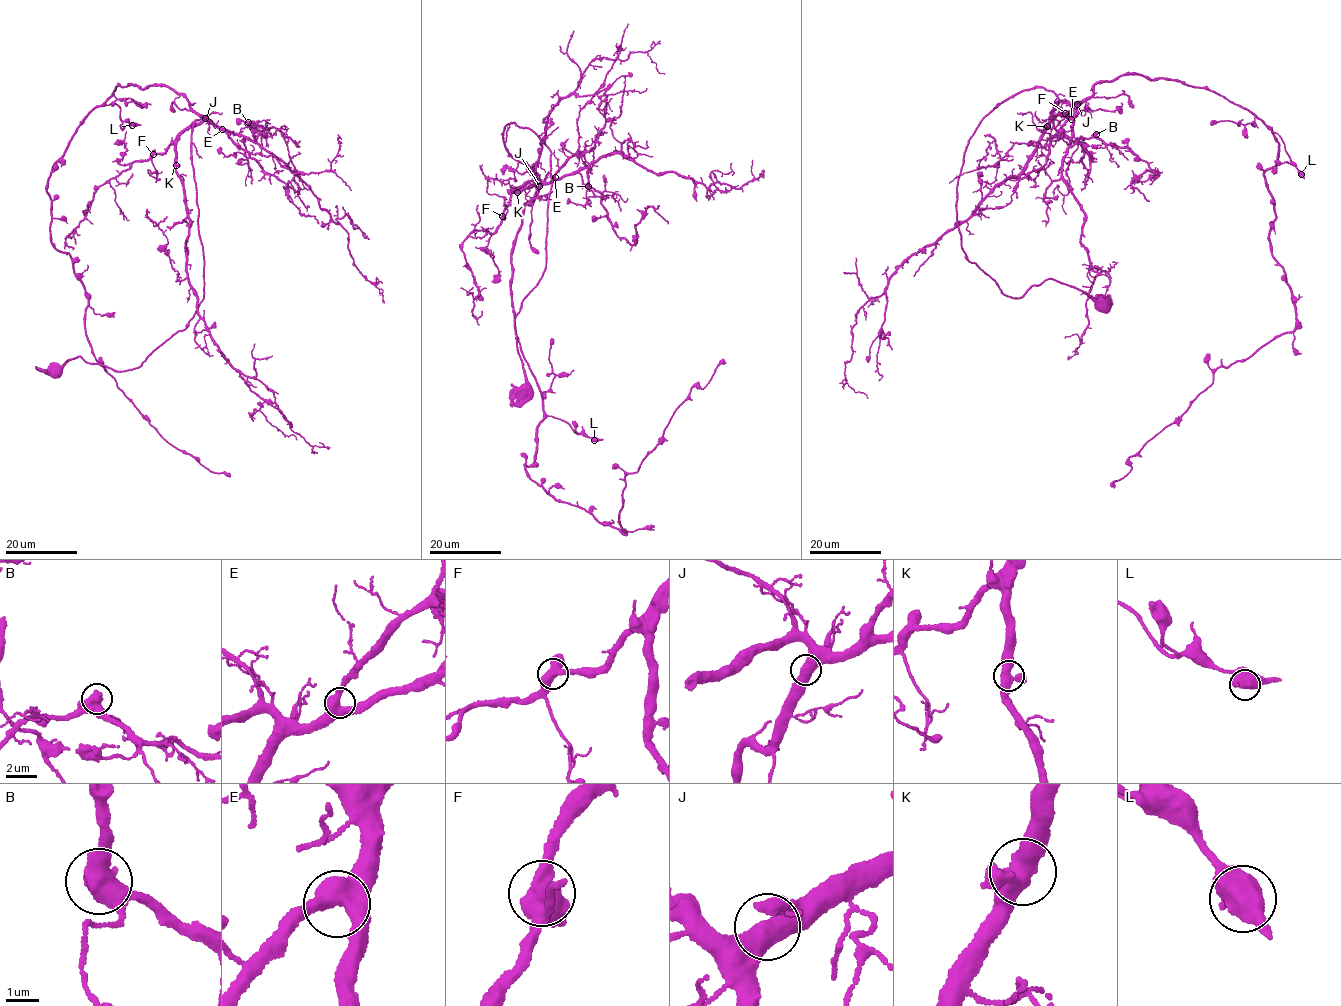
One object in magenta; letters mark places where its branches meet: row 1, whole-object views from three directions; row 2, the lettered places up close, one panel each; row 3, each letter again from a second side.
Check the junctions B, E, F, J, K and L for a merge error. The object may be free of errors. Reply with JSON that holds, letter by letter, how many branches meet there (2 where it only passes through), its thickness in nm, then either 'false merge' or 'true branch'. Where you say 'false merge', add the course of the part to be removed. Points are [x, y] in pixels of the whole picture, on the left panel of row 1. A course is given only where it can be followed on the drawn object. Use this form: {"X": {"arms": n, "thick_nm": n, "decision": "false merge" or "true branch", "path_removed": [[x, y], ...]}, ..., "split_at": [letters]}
{"B": {"arms": 3, "thick_nm": 440, "decision": "true branch"}, "E": {"arms": 3, "thick_nm": 480, "decision": "true branch"}, "F": {"arms": 3, "thick_nm": 500, "decision": "true branch"}, "J": {"arms": 3, "thick_nm": 440, "decision": "true branch"}, "K": {"arms": 3, "thick_nm": 480, "decision": "true branch"}, "L": {"arms": 3, "thick_nm": 460, "decision": "true branch"}, "split_at": []}

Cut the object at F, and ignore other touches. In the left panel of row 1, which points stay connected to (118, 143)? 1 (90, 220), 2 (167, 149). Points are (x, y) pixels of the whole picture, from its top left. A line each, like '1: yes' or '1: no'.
1: yes
2: no

